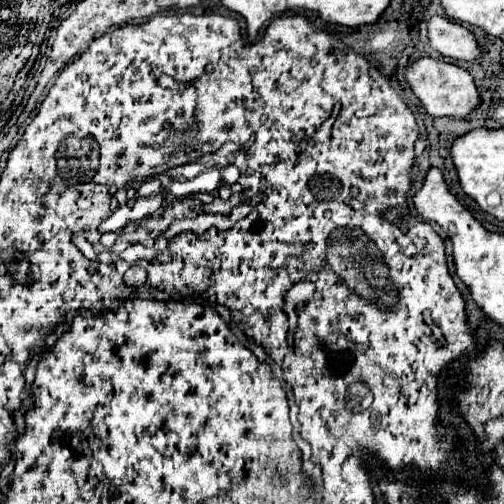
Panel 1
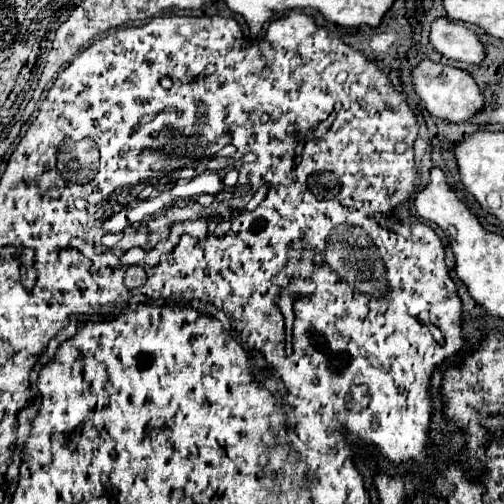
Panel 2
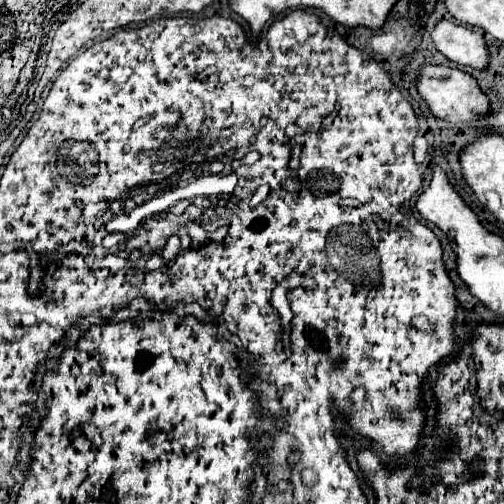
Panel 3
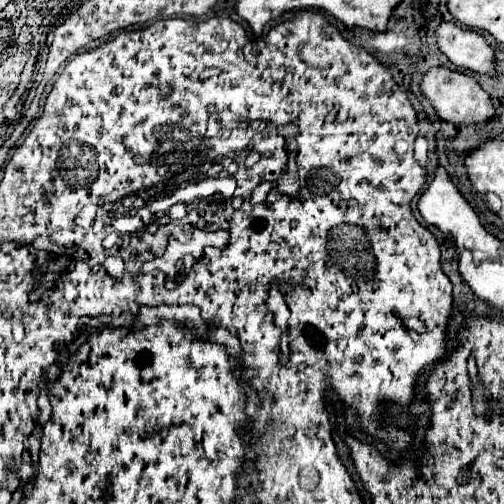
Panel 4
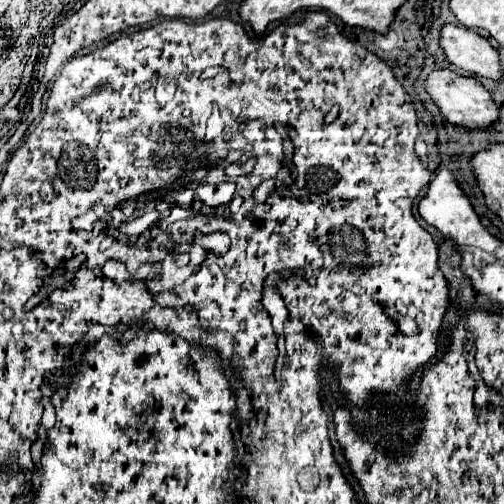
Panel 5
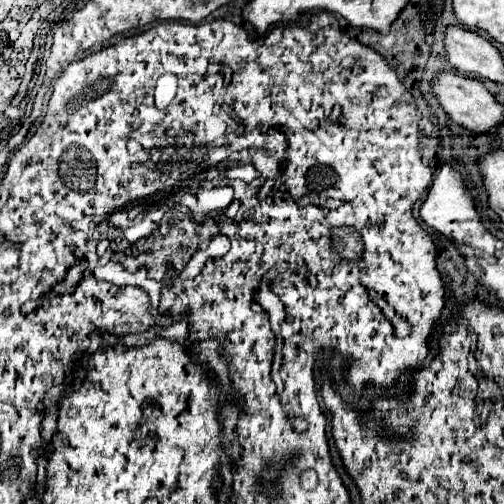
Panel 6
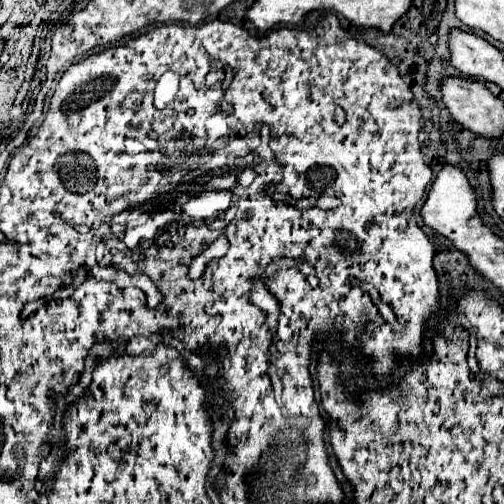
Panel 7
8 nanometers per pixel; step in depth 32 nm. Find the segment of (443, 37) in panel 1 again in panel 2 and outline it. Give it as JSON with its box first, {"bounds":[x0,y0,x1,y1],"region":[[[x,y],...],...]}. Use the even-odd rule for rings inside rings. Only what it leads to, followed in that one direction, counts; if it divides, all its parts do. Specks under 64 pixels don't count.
{"bounds":[430,18,486,66],"region":[[[438,18],[432,24],[430,42],[442,56],[456,60],[456,62],[480,66],[486,56],[484,46],[480,38],[476,36],[476,32],[448,18]]]}

